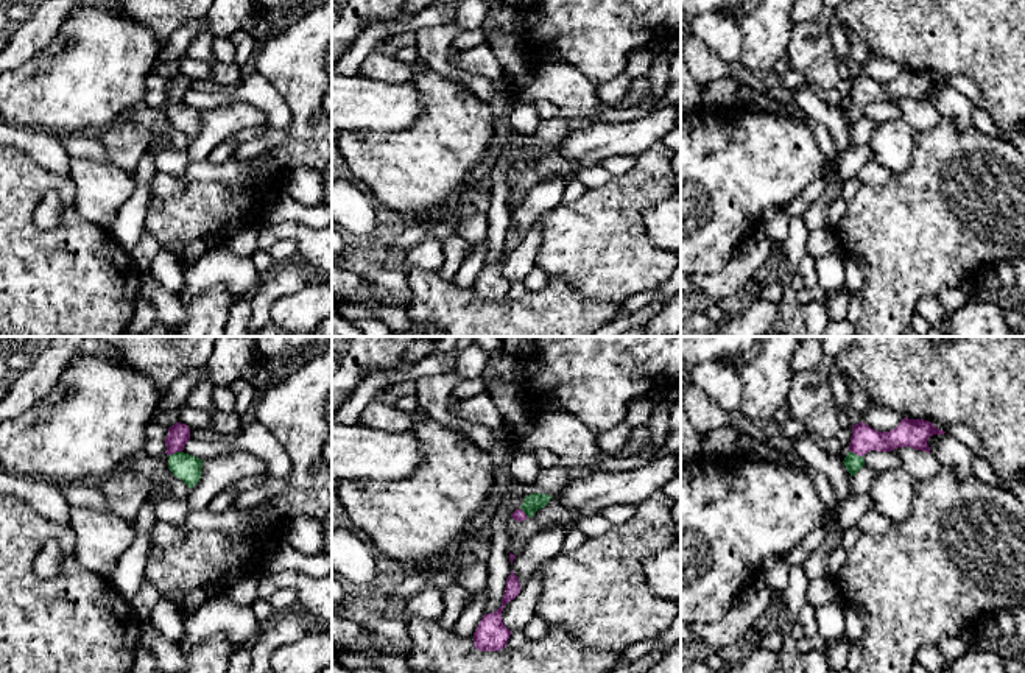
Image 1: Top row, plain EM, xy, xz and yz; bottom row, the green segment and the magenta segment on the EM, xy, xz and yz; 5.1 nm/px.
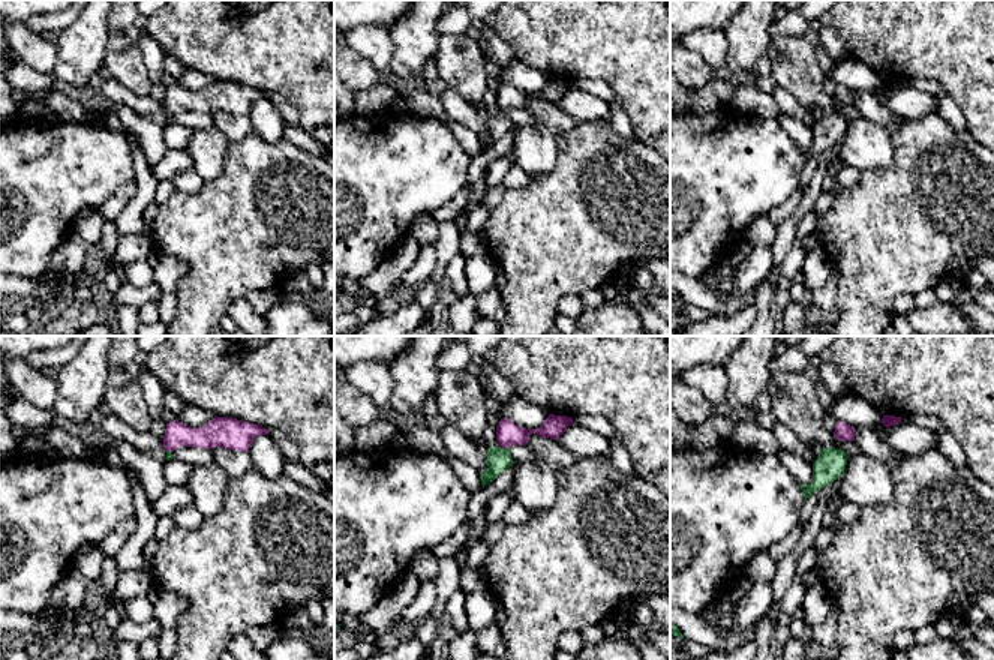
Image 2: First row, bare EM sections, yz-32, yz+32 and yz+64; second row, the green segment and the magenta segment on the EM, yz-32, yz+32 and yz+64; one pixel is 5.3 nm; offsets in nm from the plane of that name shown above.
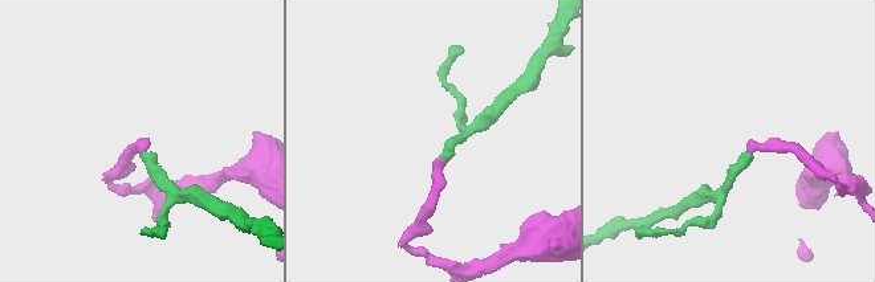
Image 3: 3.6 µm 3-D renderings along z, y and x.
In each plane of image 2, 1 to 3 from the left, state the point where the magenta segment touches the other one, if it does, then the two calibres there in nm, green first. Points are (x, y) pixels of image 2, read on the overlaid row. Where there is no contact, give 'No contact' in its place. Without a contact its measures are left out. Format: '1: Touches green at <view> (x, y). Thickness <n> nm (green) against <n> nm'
1: Touches green at yz-32 (170, 452). Thickness 30 nm (green) against 130 nm
2: Touches green at yz+32 (502, 447). Thickness 130 nm (green) against 130 nm
3: No contact

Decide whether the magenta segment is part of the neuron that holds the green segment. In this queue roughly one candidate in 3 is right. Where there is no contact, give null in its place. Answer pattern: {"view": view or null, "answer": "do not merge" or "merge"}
{"view": "xy", "answer": "merge"}

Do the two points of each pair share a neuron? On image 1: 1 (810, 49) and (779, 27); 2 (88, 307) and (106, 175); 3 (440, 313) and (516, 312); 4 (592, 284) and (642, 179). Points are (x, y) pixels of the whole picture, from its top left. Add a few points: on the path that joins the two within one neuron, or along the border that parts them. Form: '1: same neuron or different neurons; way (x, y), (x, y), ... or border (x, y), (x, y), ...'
1: different neurons; border (795, 24), (785, 53)
2: different neurons; border (73, 200), (73, 207), (84, 218), (108, 231)
3: same neuron; way (458, 313), (464, 320), (497, 320)
4: same neuron; way (602, 257), (605, 225), (619, 206)

